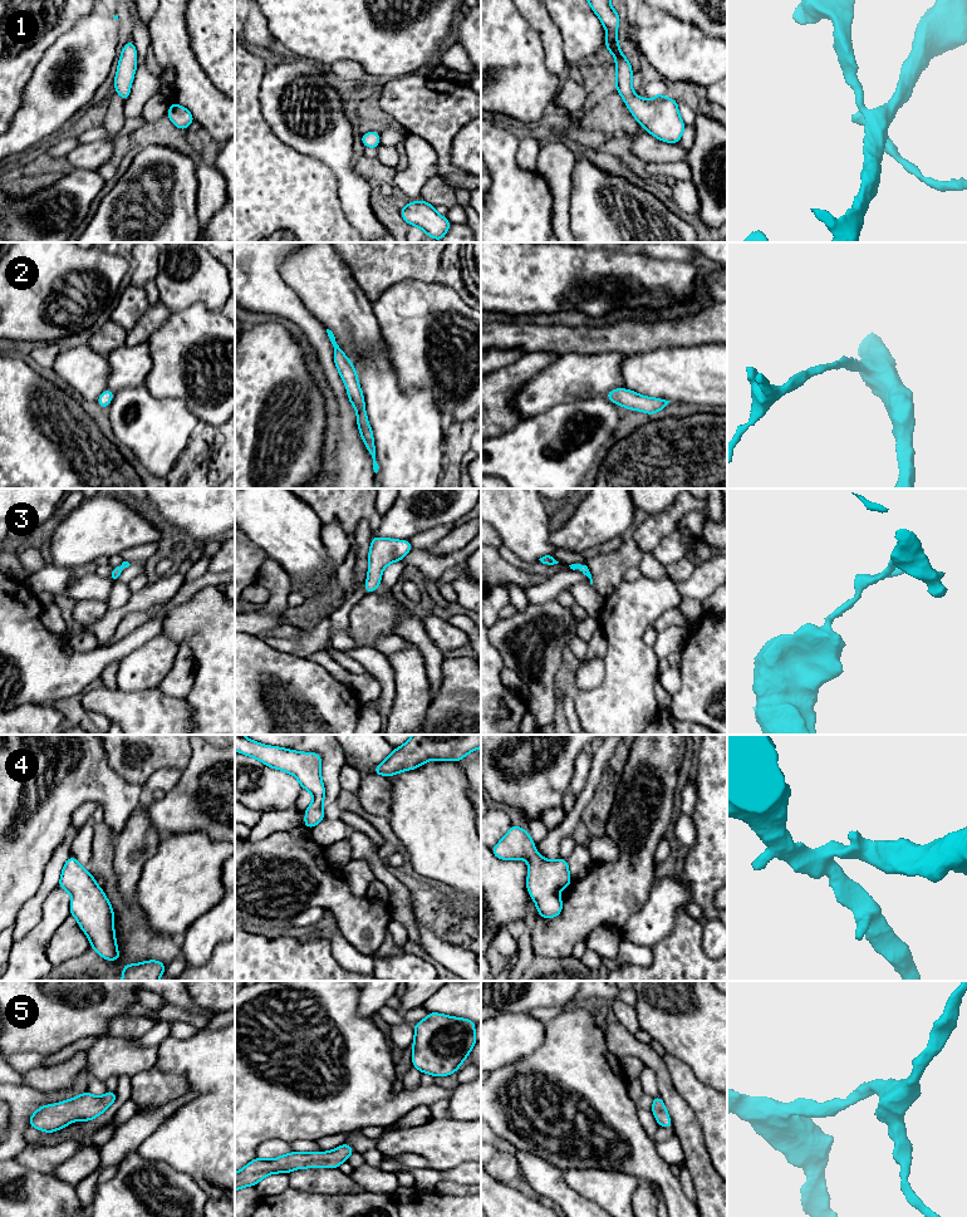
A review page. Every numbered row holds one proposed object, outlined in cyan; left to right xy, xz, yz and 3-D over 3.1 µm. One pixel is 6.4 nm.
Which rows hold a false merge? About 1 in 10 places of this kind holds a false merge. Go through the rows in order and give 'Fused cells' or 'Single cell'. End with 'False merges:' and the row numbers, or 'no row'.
1: Single cell
2: Single cell
3: Single cell
4: Single cell
5: Single cell
False merges: no row

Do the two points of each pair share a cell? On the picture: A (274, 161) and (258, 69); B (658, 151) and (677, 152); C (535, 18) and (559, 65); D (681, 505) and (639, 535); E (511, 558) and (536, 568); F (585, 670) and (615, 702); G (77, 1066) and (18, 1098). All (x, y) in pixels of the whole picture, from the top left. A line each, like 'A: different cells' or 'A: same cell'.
A: same cell
B: same cell
C: same cell
D: same cell
E: same cell
F: different cells
G: different cells

